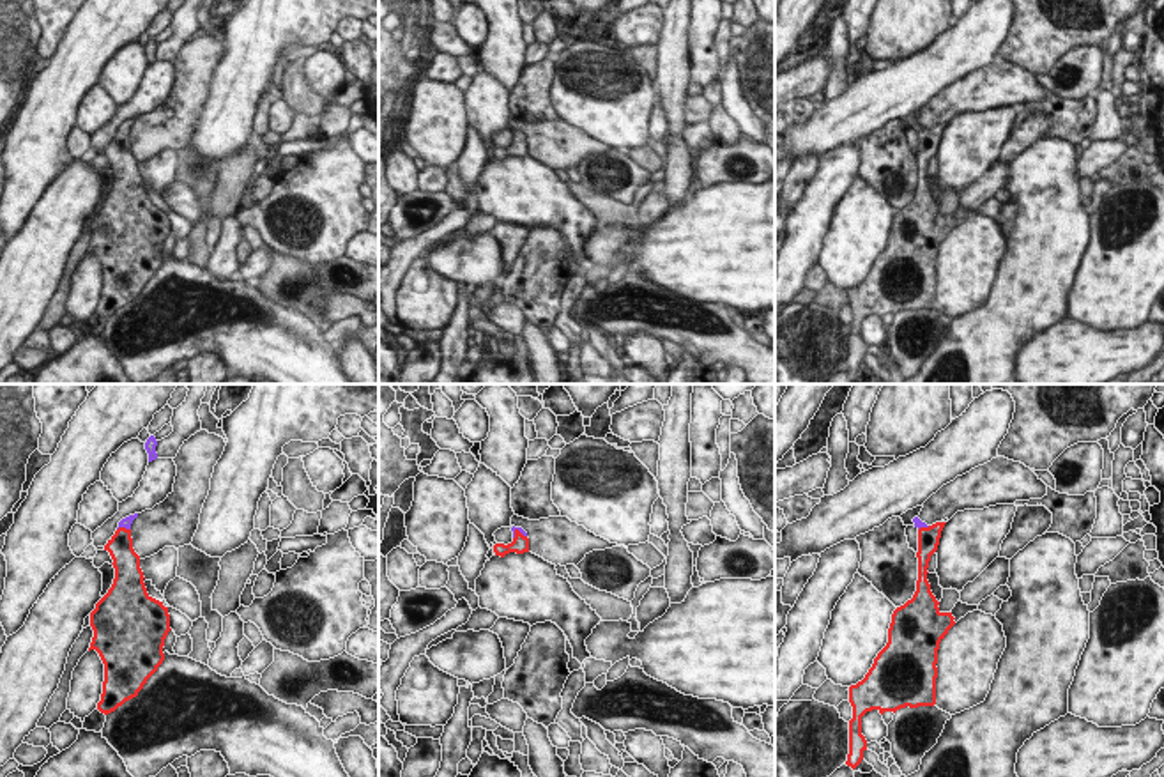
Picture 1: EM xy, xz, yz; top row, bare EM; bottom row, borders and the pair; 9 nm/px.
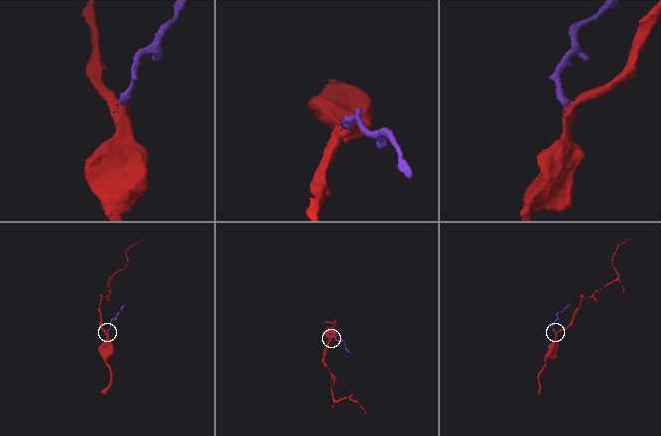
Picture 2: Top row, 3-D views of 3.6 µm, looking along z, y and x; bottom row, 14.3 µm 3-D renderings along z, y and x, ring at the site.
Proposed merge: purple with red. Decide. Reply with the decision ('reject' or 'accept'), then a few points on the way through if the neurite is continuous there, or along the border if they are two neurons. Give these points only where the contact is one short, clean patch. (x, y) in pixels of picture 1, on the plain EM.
accept; way xz (513, 131), (520, 135), (520, 147)

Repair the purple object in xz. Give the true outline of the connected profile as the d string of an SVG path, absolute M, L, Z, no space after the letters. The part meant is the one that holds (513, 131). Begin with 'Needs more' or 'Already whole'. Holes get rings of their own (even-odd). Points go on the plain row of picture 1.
Needs more. M511 131L513 135L513 145L504 149L504 147L495 147L494 156L495 159L504 161L509 156L524 158L529 156L529 142L527 136L522 131Z

